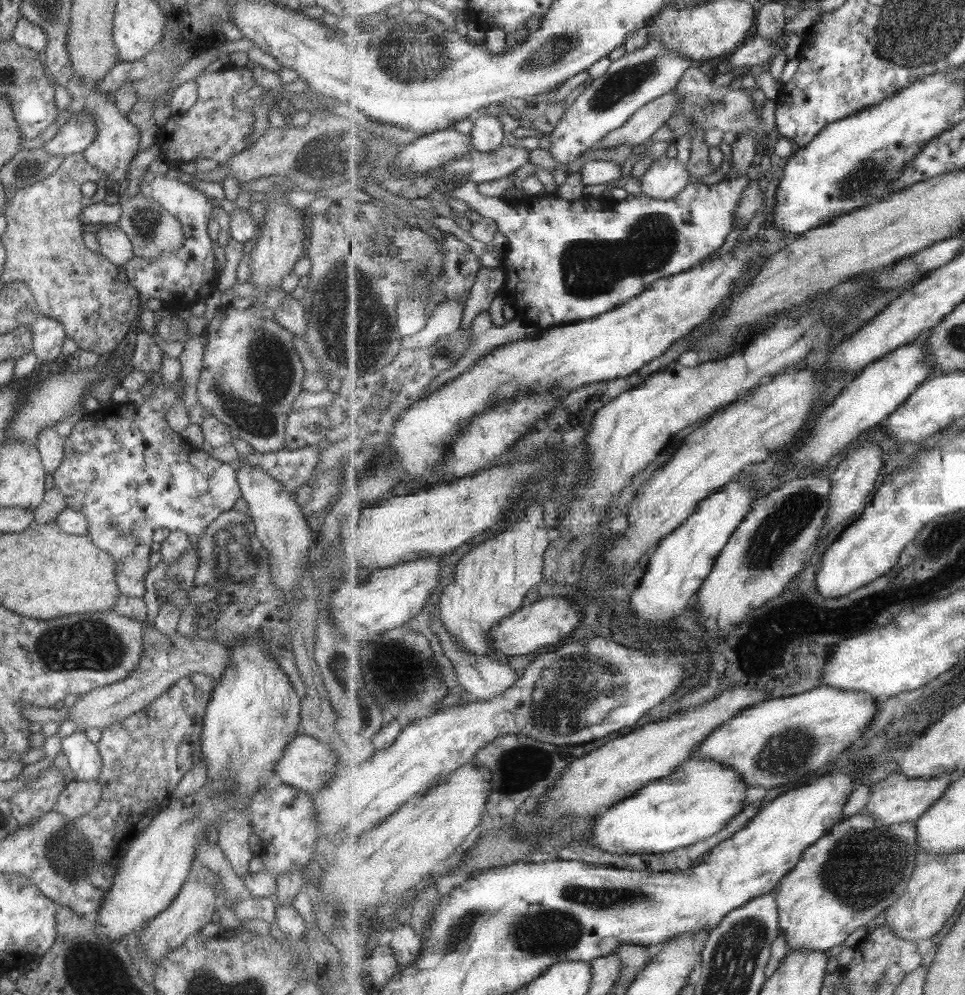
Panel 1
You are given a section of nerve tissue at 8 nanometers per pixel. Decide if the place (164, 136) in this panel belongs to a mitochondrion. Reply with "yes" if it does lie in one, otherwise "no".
no

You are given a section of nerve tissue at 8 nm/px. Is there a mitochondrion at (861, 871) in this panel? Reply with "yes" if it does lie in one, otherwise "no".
yes

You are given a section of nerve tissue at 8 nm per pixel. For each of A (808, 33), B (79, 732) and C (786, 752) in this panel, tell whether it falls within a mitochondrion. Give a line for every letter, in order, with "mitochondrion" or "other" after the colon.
A: other
B: other
C: mitochondrion

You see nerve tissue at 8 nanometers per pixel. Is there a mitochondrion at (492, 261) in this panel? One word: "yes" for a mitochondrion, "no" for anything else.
no

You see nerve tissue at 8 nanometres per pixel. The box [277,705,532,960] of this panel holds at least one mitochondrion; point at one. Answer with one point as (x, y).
(459, 932)

